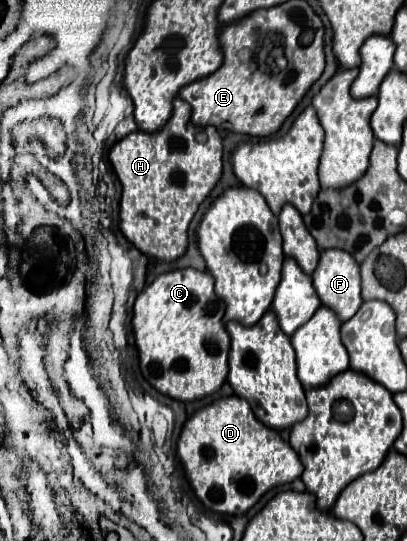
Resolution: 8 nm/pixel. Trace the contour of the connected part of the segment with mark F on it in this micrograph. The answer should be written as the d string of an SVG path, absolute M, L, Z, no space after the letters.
M328 250L320 254L320 264L312 274L320 302L334 310L342 322L350 320L360 304L360 270L348 252Z

